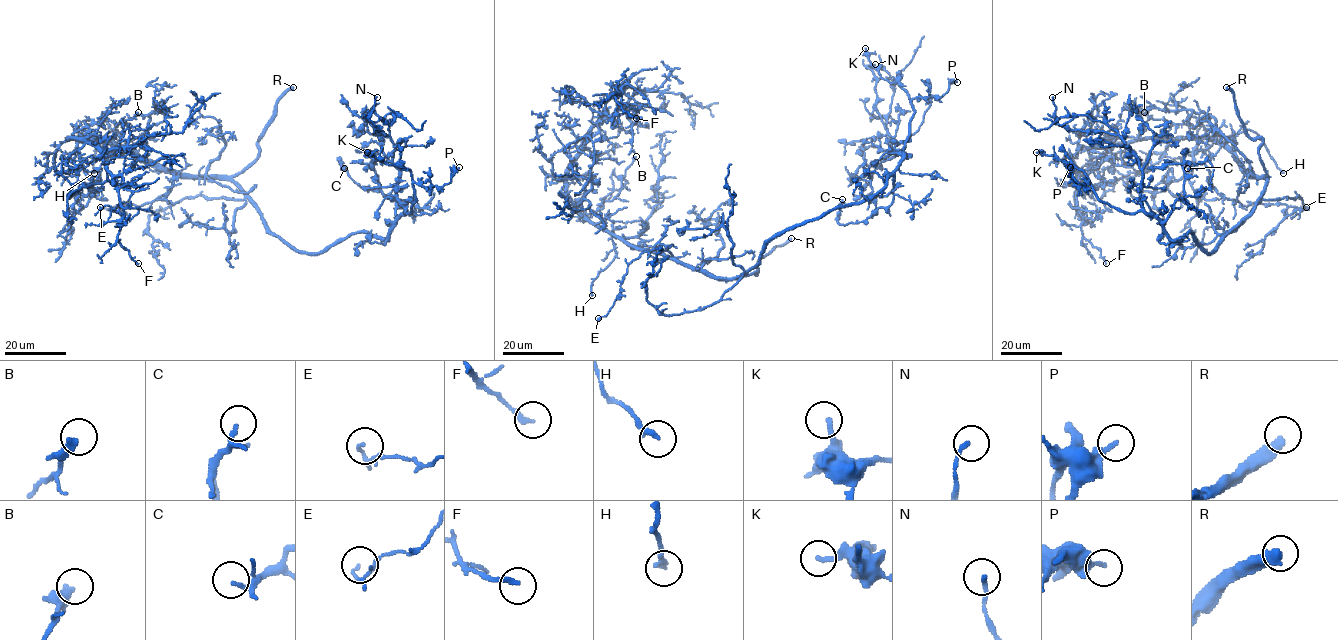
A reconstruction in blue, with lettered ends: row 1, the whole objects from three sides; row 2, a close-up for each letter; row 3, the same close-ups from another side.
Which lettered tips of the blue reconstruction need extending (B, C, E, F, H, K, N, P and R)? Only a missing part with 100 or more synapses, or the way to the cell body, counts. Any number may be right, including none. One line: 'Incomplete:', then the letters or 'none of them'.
Incomplete: R

